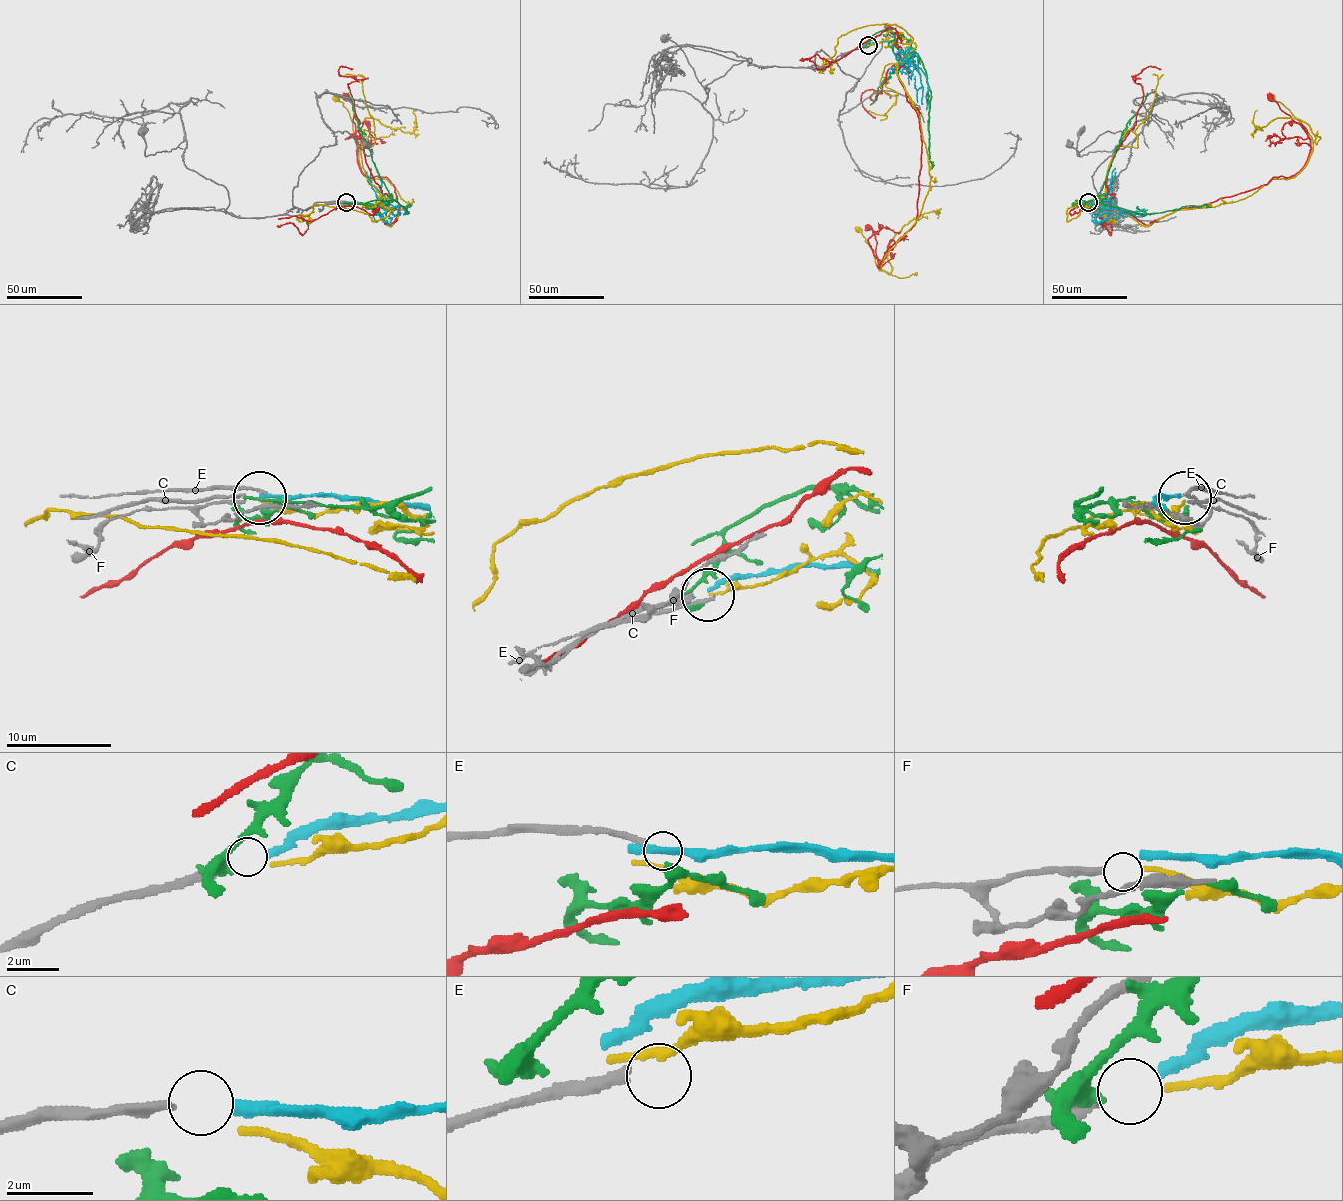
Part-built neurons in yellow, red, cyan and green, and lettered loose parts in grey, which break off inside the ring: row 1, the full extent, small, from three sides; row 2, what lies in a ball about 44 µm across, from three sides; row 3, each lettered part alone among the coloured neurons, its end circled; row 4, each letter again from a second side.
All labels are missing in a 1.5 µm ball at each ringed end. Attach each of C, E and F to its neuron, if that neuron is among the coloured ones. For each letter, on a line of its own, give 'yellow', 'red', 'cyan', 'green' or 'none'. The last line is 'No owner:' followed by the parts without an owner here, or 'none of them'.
C: cyan
E: none
F: yellow
No owner: E

